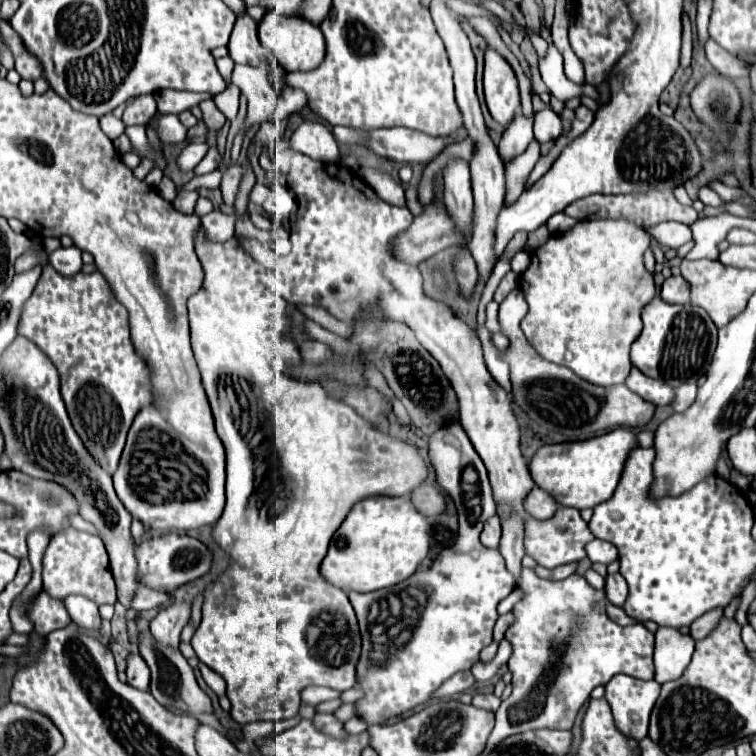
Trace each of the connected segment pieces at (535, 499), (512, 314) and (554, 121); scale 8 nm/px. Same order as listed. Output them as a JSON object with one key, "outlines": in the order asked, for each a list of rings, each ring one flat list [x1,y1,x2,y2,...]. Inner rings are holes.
{"outlines":[[[533,488,527,498,523,500,523,508,525,512,531,516,531,518,537,518,537,520,547,520,551,518,551,514,555,514,555,510,559,508,557,502,543,490,539,488]],[[519,288,511,290,509,296,499,304,499,324,501,332,509,336,511,344,507,348,507,362,511,364,511,384,515,394,515,404,529,414,531,420,545,426,551,432,561,432,569,438,585,436,591,438,609,428,641,428,655,412,655,404,639,398,625,384,615,386,595,386,565,366,555,366,543,360,533,346,523,336,519,322,527,314,527,302]],[[545,108,541,112,535,112,535,120,533,120,533,132,535,132,535,138,545,144,549,140,555,140,561,136,561,118,551,110,551,108]]]}

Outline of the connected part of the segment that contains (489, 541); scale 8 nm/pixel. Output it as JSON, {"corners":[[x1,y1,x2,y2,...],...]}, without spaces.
{"corners":[[491,516,485,522,485,528,481,532,481,542,483,542,483,546,497,548,499,546,499,538,501,538,501,522,499,522,499,516]]}

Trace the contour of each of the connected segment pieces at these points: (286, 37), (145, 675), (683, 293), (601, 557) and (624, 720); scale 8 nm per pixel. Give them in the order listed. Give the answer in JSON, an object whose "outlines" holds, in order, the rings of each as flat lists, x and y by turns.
{"outlines":[[[267,12,259,22,259,40,265,48,269,48,277,56,277,60,287,72,315,70,325,58,323,32,299,16,275,16,273,12]],[[139,654,127,656,127,682,133,688,149,690,149,668]],[[669,276,661,286,661,298,671,304,687,304,689,302,689,286,683,276]],[[595,538,593,542,587,544,587,556,591,562,603,562,603,564,611,564,613,560,617,560,617,548,611,542,599,540]],[[617,674,607,682,605,700,609,702,615,724,623,734,635,740,643,740,647,736,649,714,659,692,659,682,631,678,627,674]]]}

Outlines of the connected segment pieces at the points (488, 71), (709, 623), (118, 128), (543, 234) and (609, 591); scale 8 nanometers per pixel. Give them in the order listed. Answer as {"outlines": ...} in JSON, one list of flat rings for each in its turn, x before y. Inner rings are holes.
{"outlines":[[[487,46,485,50,483,86,485,86,485,102,491,116,499,124,507,126,521,106,517,76,509,66,509,62,501,54,497,54,491,46]],[[711,610,709,614,703,614,701,618,697,618,693,624,691,624,691,636,695,640,703,640,719,622,719,618,723,616,723,610]],[[113,114,101,116,101,118,99,118,99,122,101,122,101,130,103,130,111,140,115,140,117,136,121,136,121,134,125,132,125,124,123,124,123,120,115,118]],[[544,224,539,229,528,235,526,244,531,249,537,249,541,246,541,243,543,244,548,240,549,236,551,236,551,233,548,231,546,224]],[[617,572,617,574,609,574,605,578,605,594,607,594,607,600,615,606,623,606,623,602,627,600,627,582,625,578]]]}

